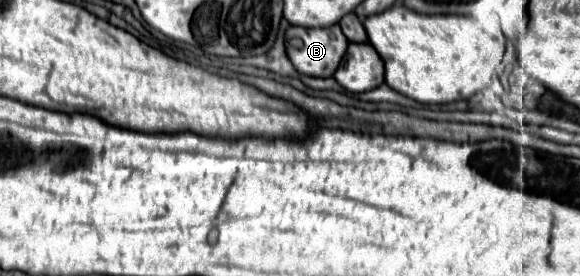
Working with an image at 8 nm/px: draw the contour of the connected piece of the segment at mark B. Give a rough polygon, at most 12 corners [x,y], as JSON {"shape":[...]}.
{"shape":[[338,24],[290,26],[286,52],[294,68],[328,78],[346,54]]}

